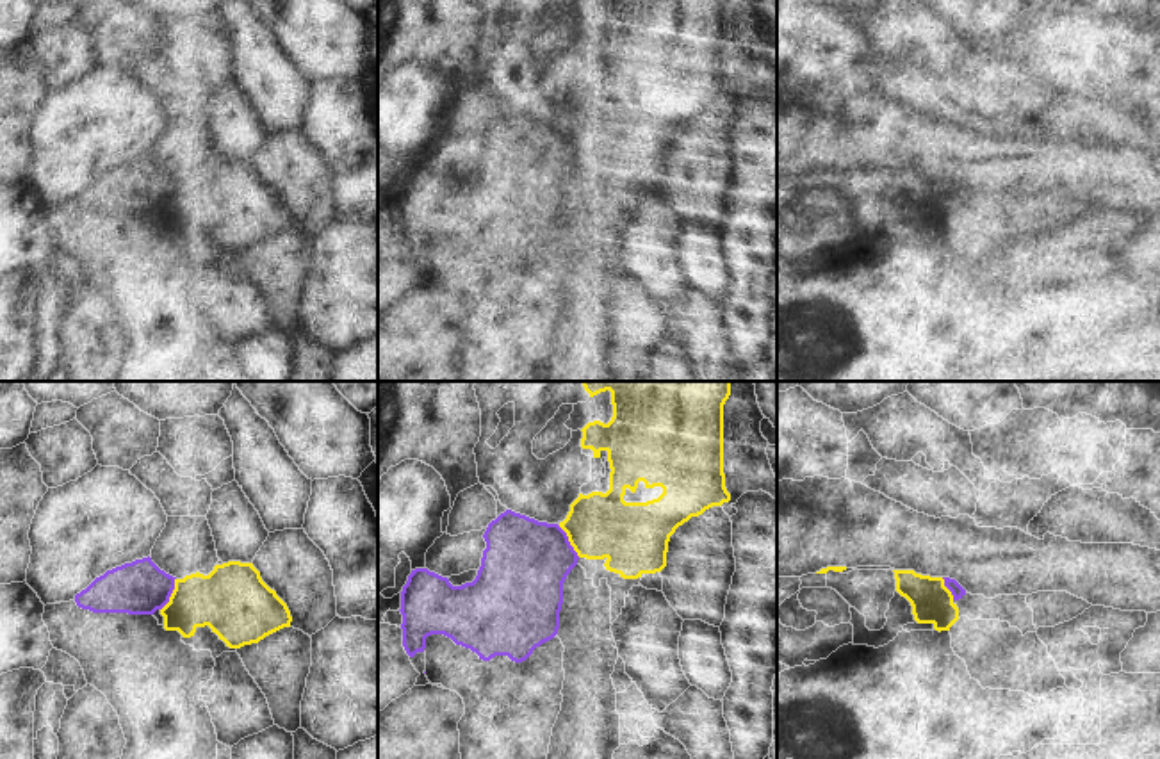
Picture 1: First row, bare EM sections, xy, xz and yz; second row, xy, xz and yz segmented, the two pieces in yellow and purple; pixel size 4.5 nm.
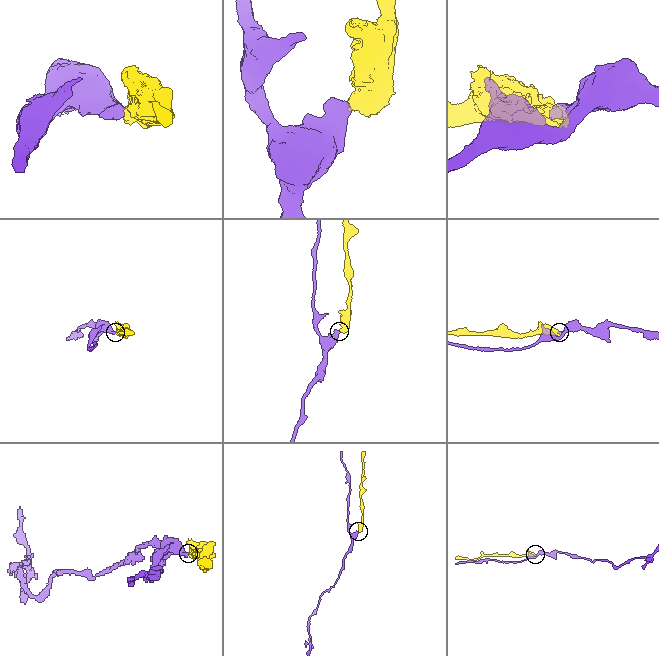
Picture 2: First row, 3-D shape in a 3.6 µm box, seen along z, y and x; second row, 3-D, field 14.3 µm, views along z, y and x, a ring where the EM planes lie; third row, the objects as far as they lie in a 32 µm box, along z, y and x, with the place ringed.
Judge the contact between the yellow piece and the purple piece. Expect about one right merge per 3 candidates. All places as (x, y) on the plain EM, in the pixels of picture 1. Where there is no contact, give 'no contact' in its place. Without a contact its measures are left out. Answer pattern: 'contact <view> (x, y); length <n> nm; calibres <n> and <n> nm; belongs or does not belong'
contact xy (171, 195); length 170 nm; calibres 280 and 240 nm; does not belong

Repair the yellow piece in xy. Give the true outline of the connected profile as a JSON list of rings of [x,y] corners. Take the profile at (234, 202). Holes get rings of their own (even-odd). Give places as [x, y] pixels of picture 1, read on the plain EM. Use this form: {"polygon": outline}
{"polygon": [[[228,162],[208,176],[175,180],[169,203],[160,210],[166,232],[194,237],[208,226],[230,249],[258,244],[290,228],[287,205],[260,178],[253,164]]]}

